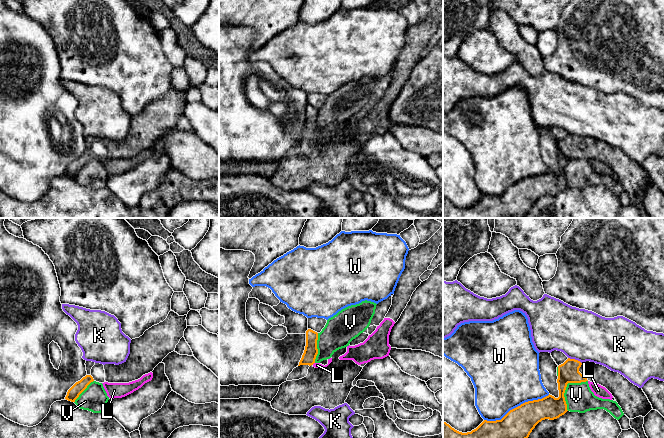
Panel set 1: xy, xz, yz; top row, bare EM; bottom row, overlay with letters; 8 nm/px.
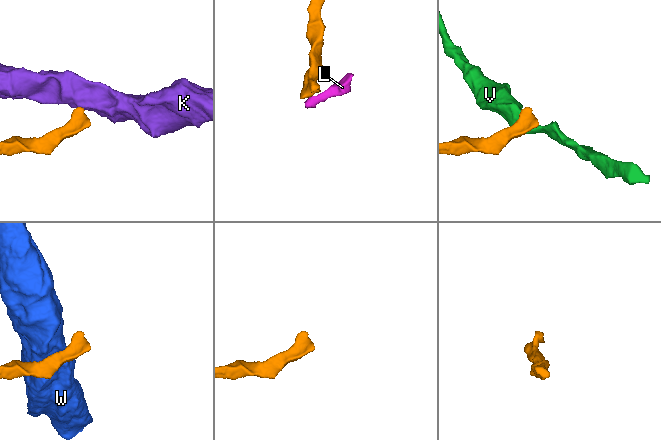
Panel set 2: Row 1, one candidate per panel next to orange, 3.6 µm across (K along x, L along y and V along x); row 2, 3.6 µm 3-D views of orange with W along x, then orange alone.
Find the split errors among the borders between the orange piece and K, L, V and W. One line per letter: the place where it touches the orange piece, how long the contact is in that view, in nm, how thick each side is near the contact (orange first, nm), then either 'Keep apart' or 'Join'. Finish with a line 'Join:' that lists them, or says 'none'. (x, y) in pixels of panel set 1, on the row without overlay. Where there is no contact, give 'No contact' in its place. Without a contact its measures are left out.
K: Touches orange at yz (574, 135). Shared border 120 nm. Thickness 170 nm (orange) against 400 nm. Keep apart
L: Touches orange at xz (313, 139). Shared border 30 nm. Thickness 110 nm (orange) against 50 nm. Keep apart
V: Touches orange at yz (566, 162). Shared border 300 nm. Thickness 190 nm (orange) against 220 nm. Keep apart
W: Touches orange at yz (516, 183). Shared border 550 nm. Thickness 280 nm (orange) against 480 nm. Keep apart
Join: none

